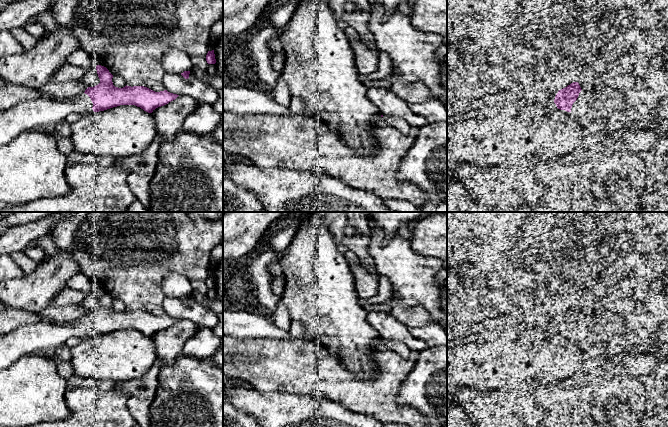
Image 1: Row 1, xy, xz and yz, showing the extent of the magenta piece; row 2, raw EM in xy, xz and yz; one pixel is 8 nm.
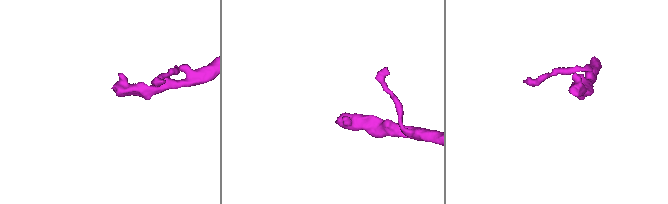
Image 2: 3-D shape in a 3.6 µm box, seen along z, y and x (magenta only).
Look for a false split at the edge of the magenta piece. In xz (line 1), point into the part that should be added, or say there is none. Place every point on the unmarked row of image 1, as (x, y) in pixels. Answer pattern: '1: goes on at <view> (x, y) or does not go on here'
1: does not go on here

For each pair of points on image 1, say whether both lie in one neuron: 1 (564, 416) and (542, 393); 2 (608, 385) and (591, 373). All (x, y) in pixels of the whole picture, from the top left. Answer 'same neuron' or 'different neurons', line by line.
1: same neuron
2: same neuron

